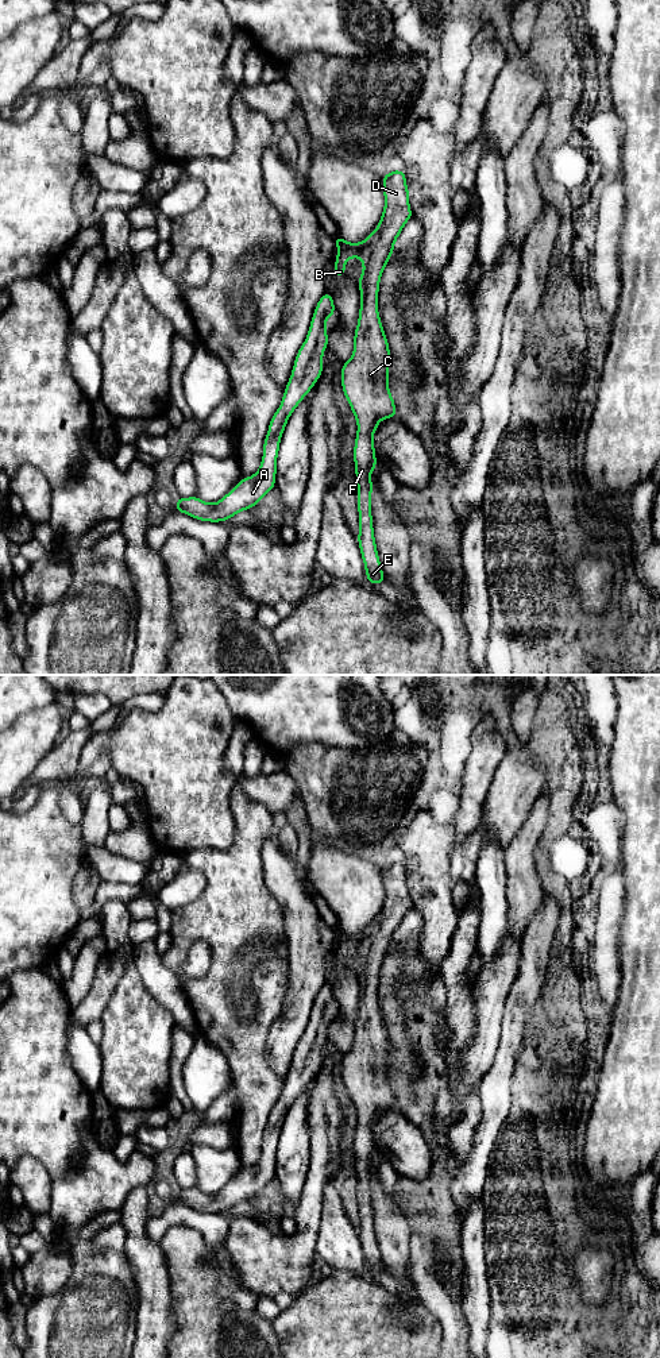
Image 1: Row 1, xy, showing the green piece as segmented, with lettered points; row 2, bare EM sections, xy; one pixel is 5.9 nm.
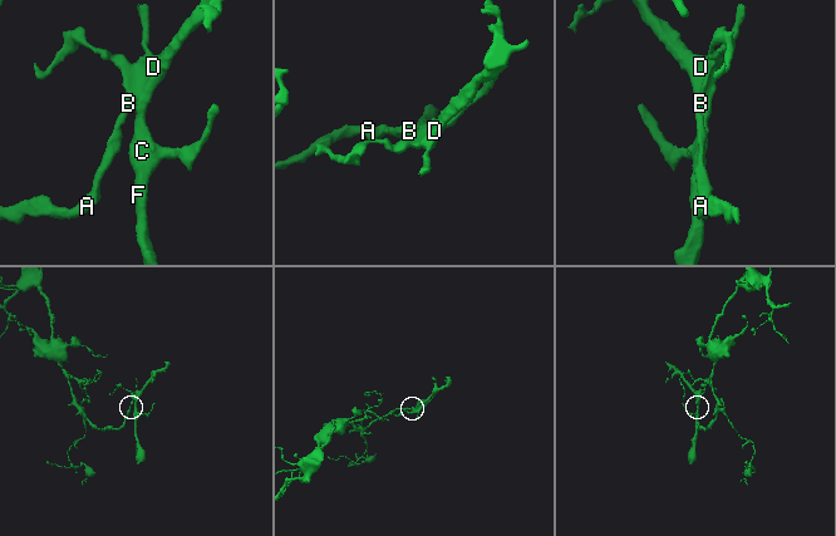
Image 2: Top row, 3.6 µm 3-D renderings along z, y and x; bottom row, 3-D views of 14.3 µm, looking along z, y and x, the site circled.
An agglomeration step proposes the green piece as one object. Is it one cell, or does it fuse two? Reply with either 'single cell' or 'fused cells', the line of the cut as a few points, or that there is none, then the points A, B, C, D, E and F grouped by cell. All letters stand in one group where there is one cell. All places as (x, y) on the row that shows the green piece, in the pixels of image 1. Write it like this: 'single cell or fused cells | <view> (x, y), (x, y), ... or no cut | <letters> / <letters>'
single cell | no cut | A B C D E F

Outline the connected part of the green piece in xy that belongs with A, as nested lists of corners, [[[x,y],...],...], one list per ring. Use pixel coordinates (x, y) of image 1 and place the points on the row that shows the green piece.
[[[325,292],[316,305],[308,336],[297,352],[282,402],[269,424],[259,470],[252,477],[240,478],[219,502],[207,504],[197,495],[177,498],[174,510],[200,521],[220,522],[231,520],[242,510],[254,509],[275,487],[279,441],[289,417],[323,374],[323,354],[328,347],[325,320],[335,315],[335,309],[331,293]]]

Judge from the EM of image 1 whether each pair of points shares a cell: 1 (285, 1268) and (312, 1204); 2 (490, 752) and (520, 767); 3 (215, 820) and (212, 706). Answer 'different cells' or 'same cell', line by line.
1: same cell
2: different cells
3: same cell

